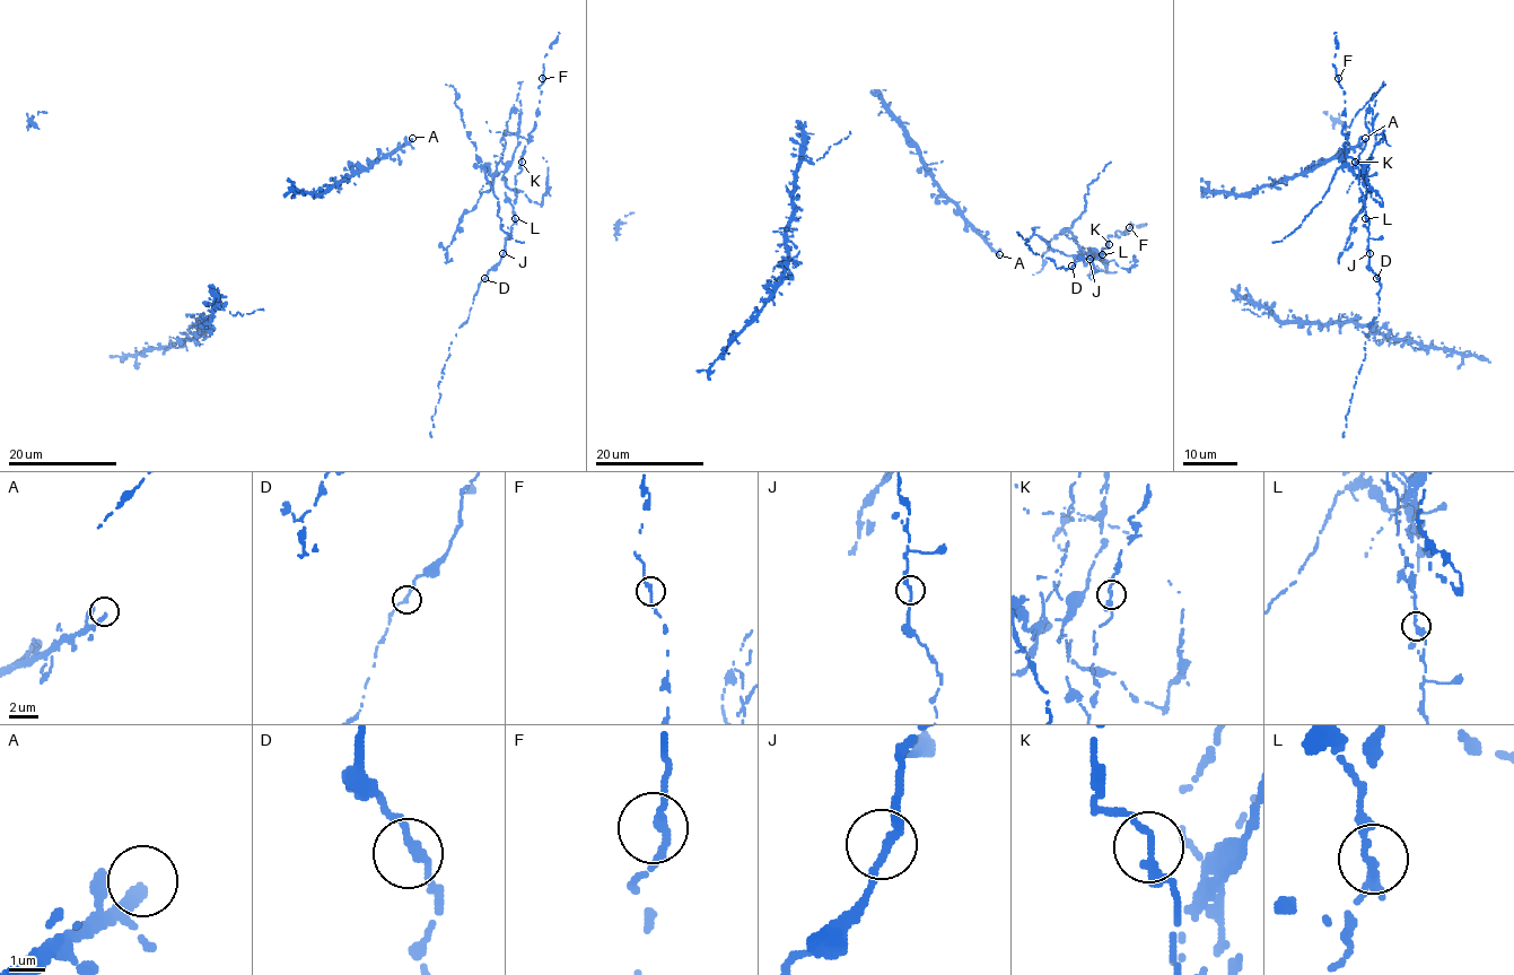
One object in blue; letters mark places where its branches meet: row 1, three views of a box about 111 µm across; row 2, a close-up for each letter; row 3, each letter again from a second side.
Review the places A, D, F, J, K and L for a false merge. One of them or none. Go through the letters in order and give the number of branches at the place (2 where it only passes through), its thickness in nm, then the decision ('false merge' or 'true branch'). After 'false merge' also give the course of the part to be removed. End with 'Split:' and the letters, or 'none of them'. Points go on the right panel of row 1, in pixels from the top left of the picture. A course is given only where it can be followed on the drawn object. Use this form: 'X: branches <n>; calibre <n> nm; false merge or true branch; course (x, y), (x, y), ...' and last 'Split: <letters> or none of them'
A: branches 1; calibre 340 nm; true branch
D: branches 2; calibre 220 nm; true branch
F: branches 2; calibre 220 nm; true branch
J: branches 2; calibre 240 nm; true branch
K: branches 2; calibre 260 nm; true branch
L: branches 2; calibre 240 nm; false merge; course (1365, 218), (1362, 196), (1366, 184), (1365, 174), (1339, 166), (1322, 199), (1296, 228), (1281, 241), (1274, 242)
Split: L

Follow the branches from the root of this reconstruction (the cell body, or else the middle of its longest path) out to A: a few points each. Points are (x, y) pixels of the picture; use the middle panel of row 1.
A: (928, 168), (938, 188), (999, 254)

